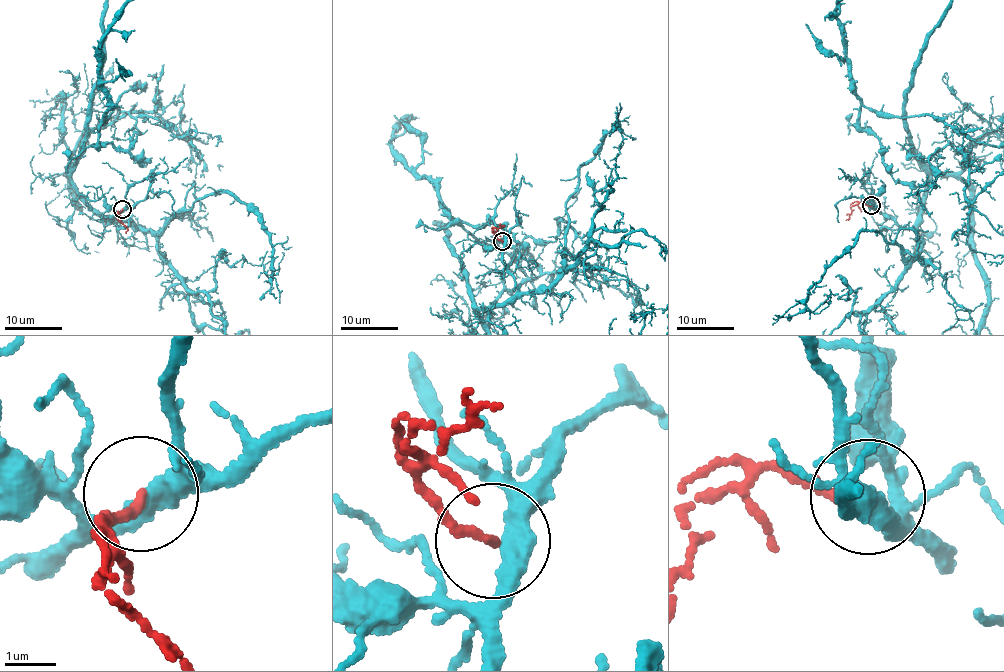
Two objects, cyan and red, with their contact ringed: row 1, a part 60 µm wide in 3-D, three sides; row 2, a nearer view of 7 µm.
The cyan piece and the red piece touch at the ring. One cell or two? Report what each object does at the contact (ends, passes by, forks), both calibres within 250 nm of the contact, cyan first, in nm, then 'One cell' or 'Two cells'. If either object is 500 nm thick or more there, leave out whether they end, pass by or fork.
At the ring cyan passes by. At the ring red ends. Thickness 400 nm (cyan) against 180 nm. Two cells

